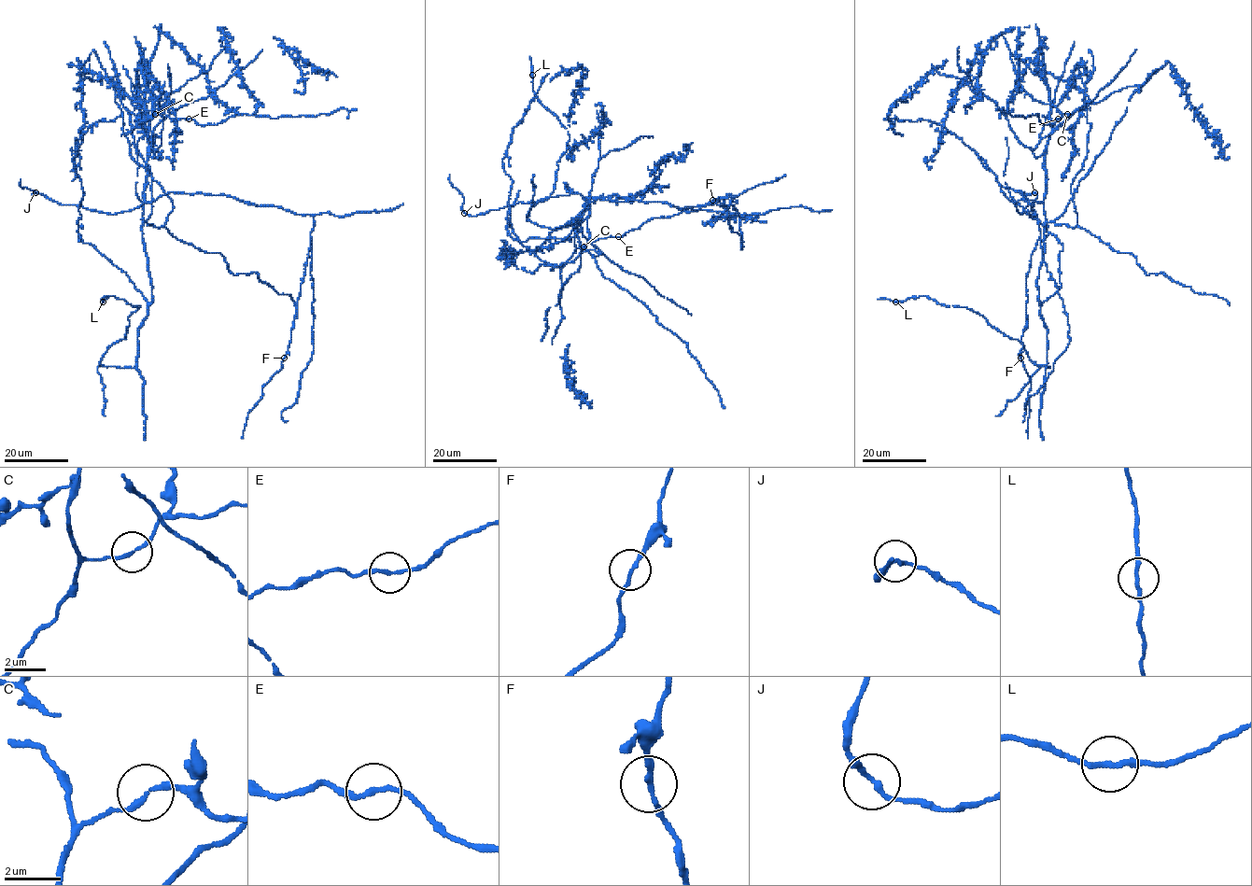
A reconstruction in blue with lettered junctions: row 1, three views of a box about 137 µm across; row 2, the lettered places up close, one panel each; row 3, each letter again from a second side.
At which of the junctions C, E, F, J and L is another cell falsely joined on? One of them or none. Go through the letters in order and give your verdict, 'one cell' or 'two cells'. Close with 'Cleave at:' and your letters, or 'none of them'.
C: one cell
E: one cell
F: one cell
J: one cell
L: one cell
Cleave at: none of them

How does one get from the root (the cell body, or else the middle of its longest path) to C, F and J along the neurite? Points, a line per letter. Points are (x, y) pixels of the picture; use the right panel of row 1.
C: (1042, 261), (1045, 150), (1051, 131), (1069, 118), (1067, 114)
F: (1042, 261), (1043, 204), (1019, 192), (1033, 205), (1041, 232), (1026, 278), (1020, 358)
J: (1042, 261), (1043, 204), (1025, 198), (1014, 204), (1021, 214), (1036, 199), (1034, 192)

